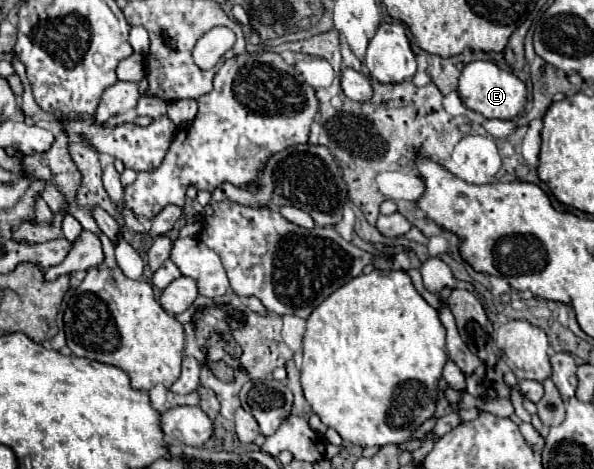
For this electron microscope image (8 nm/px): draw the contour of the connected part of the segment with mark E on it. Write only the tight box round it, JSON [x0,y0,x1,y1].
[457,61,527,119]

